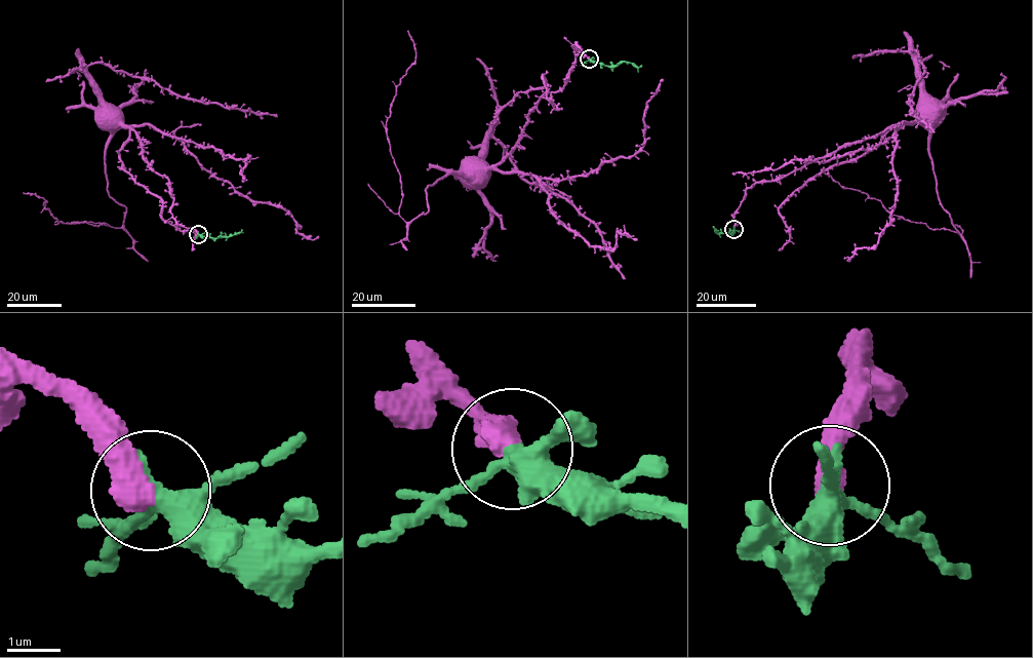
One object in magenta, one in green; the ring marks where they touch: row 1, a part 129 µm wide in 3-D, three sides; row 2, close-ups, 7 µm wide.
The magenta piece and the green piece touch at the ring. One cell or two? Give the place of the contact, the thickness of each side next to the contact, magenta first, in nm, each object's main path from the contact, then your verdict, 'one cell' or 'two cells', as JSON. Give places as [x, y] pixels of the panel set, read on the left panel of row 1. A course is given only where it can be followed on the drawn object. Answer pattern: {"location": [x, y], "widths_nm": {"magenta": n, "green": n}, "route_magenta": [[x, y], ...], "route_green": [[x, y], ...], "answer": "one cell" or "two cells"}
{"location": [198, 234], "widths_nm": {"magenta": 500, "green": 300}, "route_magenta": [[199, 234], [174, 219], [167, 178], [119, 126], [105, 165], [121, 227], [58, 222], [23, 193]], "route_green": [[199, 234], [222, 237], [236, 235], [242, 229]], "answer": "one cell"}

